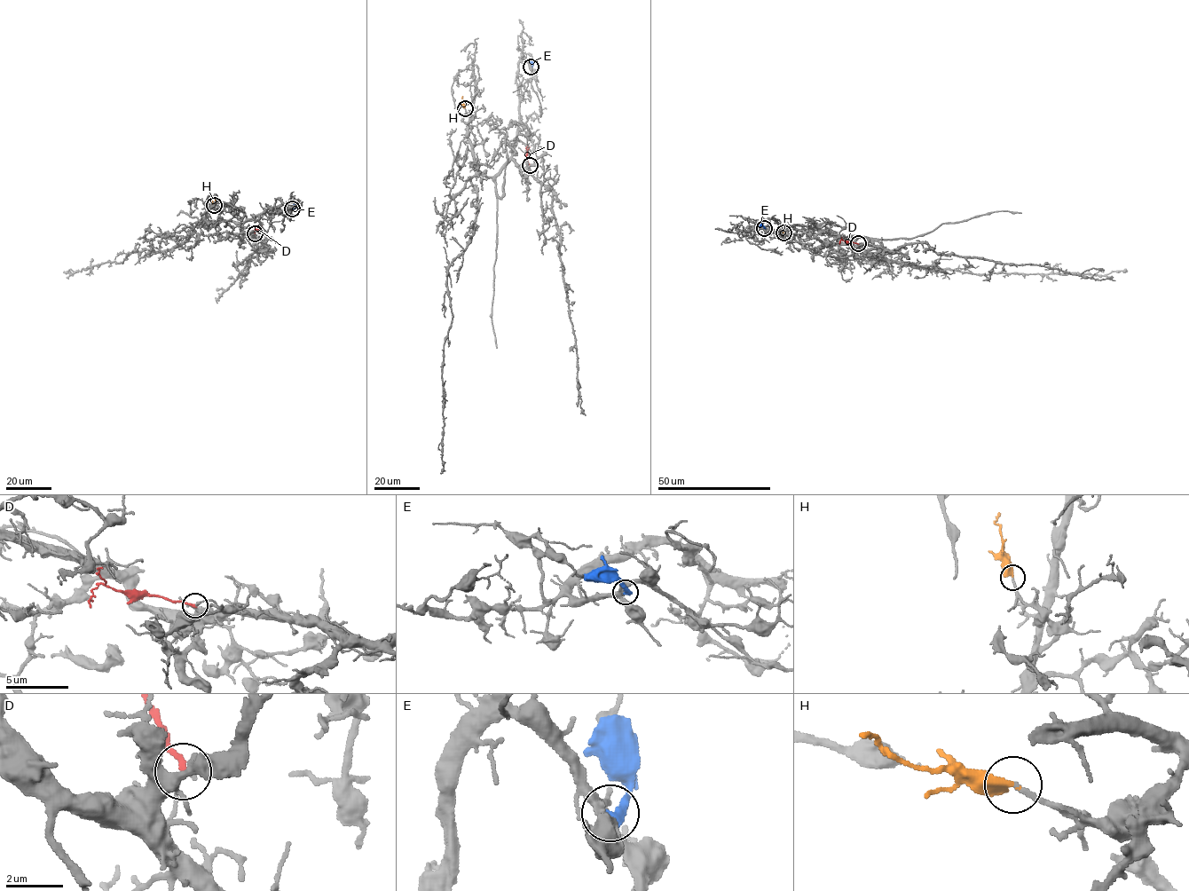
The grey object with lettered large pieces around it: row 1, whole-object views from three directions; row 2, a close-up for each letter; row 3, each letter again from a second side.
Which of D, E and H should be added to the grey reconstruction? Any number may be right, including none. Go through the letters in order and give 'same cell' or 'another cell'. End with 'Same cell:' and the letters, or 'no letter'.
D: another cell
E: another cell
H: same cell
Same cell: H

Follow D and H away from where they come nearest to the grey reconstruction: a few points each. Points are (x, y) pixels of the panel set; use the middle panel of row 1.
D: (530, 165), (526, 159), (528, 145)
H: (465, 107), (462, 96)

